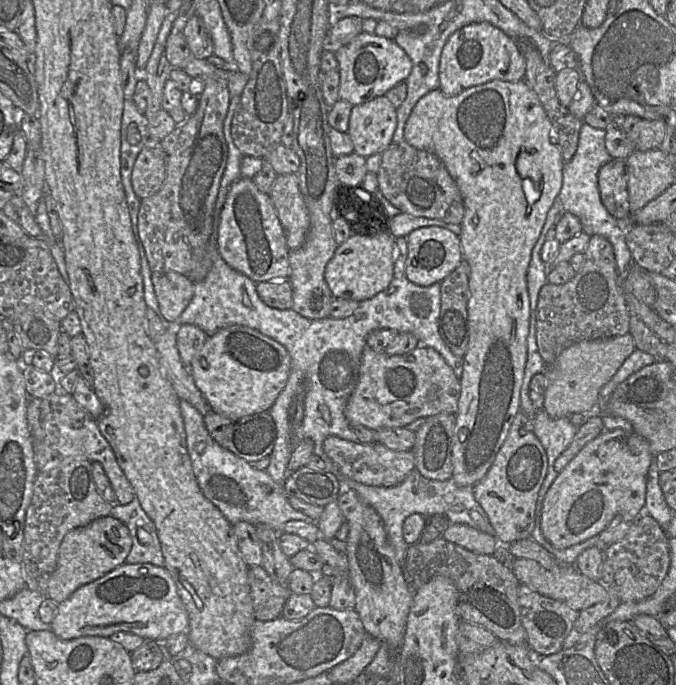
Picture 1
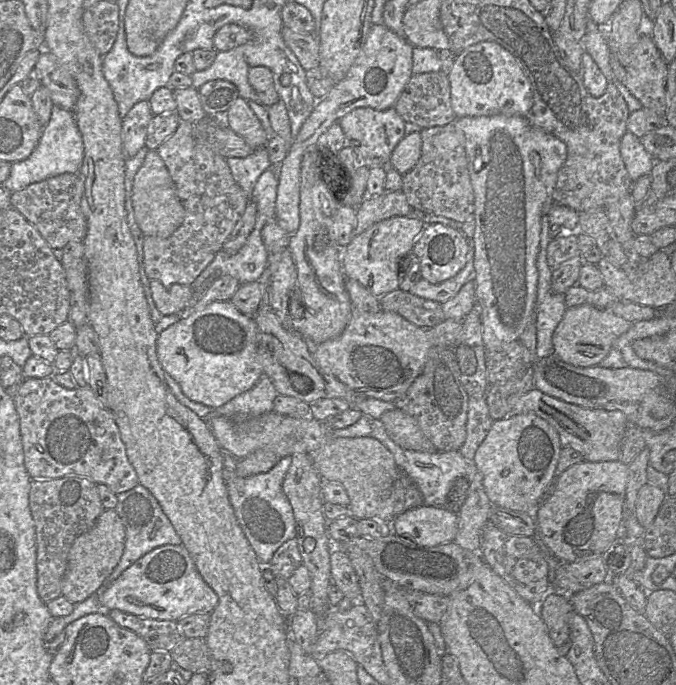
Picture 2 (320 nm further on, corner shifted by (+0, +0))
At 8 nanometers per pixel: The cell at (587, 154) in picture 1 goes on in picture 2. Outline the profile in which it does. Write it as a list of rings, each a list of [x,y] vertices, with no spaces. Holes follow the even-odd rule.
[[[629,131],[621,139],[620,153],[632,182],[651,174],[656,160],[646,151],[641,139]]]

